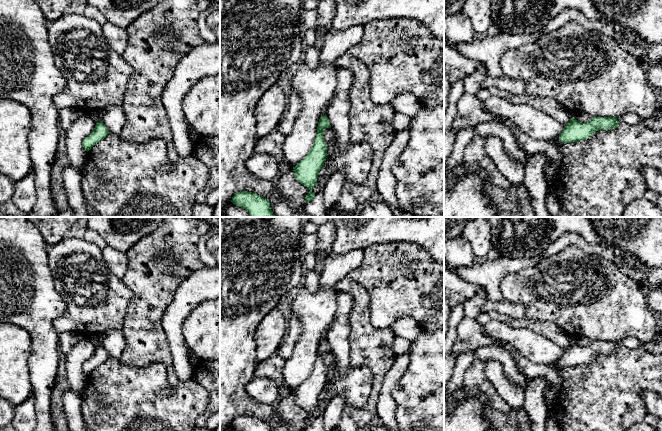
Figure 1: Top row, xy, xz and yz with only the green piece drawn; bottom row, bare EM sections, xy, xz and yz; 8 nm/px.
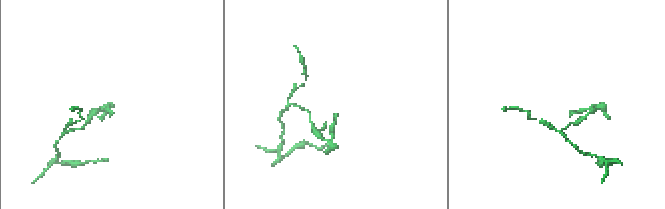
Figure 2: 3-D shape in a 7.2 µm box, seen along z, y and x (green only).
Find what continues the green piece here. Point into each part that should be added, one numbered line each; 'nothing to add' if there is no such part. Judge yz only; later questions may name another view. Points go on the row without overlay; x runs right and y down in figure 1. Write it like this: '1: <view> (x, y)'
nothing to add

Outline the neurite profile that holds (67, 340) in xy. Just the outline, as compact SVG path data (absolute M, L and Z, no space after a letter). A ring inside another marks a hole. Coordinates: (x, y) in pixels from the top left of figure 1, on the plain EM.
M64 332L59 334L59 350L60 354L67 355L70 350L85 336L74 333Z

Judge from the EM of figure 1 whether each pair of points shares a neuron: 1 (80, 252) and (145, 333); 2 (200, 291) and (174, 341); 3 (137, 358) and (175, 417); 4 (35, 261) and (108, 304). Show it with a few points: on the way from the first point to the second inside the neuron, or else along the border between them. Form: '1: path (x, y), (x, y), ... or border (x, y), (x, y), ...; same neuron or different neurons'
1: border (126, 286), (131, 291), (132, 297), (121, 329); different neurons
2: path (187, 301), (174, 316), (174, 328); same neuron
3: border (119, 360), (138, 367), (153, 363), (165, 367); different neurons
4: border (47, 247), (47, 265), (58, 292); different neurons

